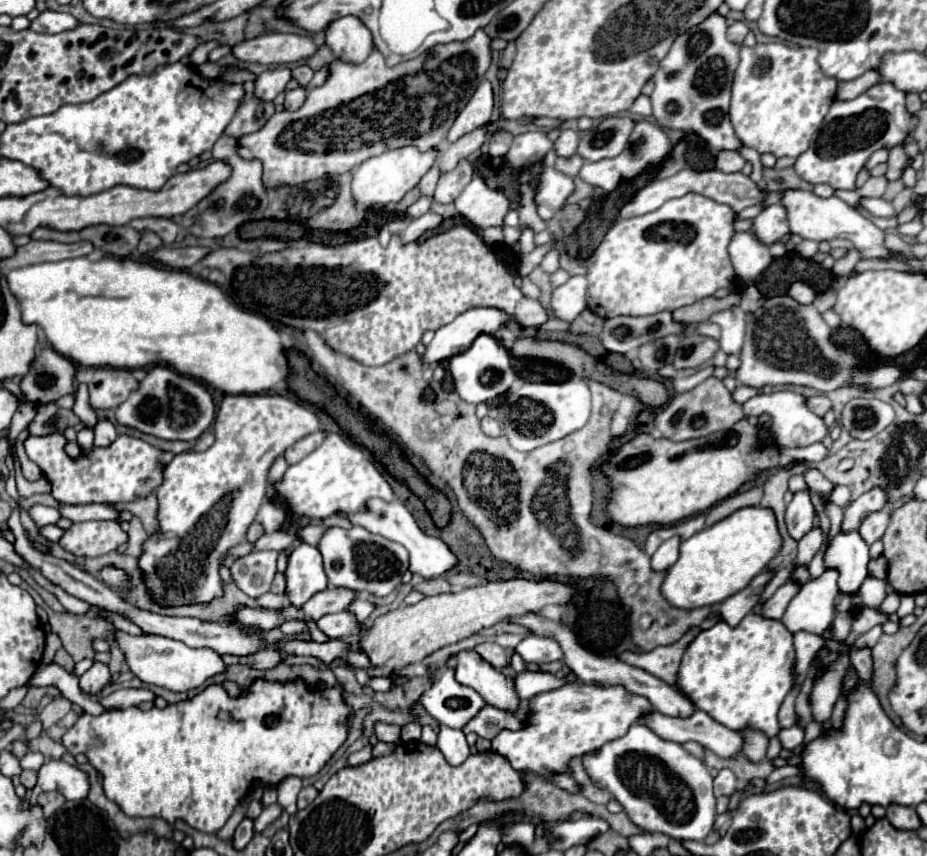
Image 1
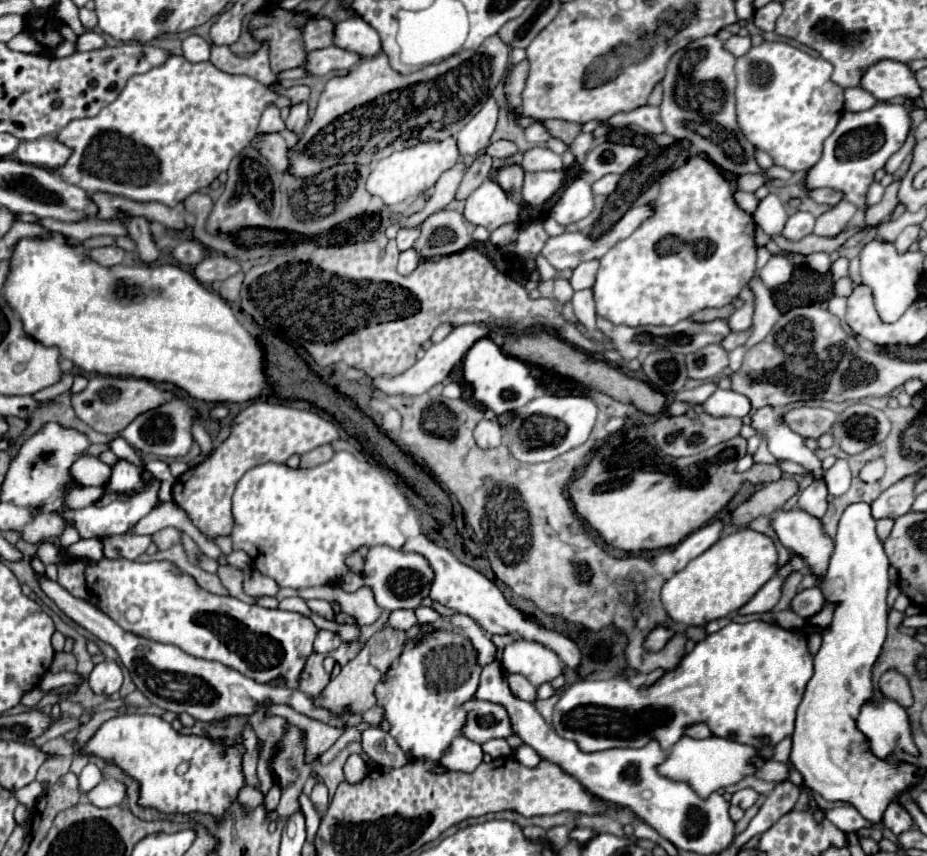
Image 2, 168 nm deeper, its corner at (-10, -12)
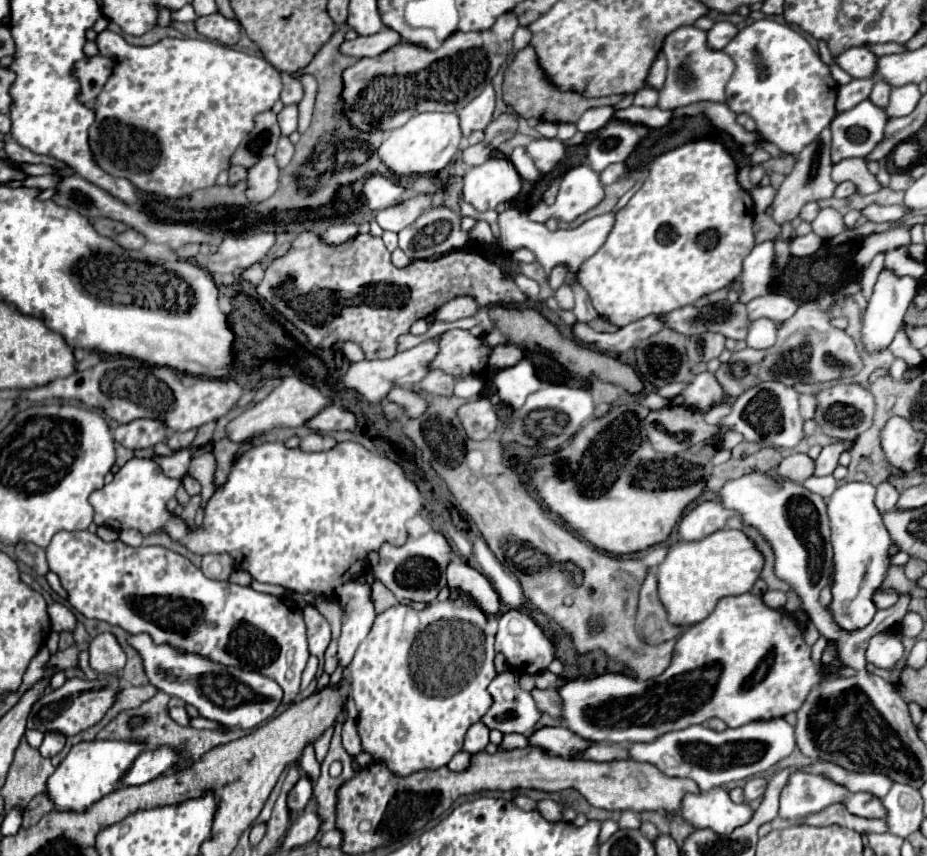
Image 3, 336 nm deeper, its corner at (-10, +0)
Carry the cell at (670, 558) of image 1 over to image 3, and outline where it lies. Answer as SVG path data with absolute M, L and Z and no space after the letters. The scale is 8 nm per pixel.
M716 500L702 502L680 520L678 534L682 540L690 540L690 542L702 540L702 538L722 530L726 526L728 518L732 518L732 516L734 516L734 512L724 508Z

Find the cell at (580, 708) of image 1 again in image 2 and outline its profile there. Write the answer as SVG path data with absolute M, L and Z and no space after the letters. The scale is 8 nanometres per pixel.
M752 620L752 622L730 622L728 626L724 626L722 630L714 632L714 634L708 634L706 640L698 642L696 648L686 654L680 664L676 666L676 670L670 670L666 672L656 684L652 686L632 686L628 680L622 680L622 678L610 678L610 680L580 680L576 684L572 684L570 688L566 688L558 700L558 704L554 706L554 730L562 736L562 738L568 738L572 742L576 742L580 746L582 752L600 752L600 750L608 750L608 748L620 748L620 746L630 746L630 748L642 748L644 744L648 744L650 738L658 740L660 746L664 750L670 750L680 738L682 738L682 732L686 726L690 724L696 724L696 722L706 722L708 728L712 730L714 736L728 736L728 732L736 732L736 740L744 740L744 744L752 744L752 740L756 740L756 736L768 736L768 740L772 740L772 746L776 746L780 740L792 736L794 732L794 718L796 718L796 708L798 704L802 702L802 696L804 696L804 688L808 684L808 680L812 678L812 654L808 652L806 648L806 634L802 630L784 630L776 624L766 624L762 620Z

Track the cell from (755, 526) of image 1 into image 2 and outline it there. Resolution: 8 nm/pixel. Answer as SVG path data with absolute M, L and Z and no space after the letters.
M740 528L720 538L704 554L690 560L684 570L666 580L662 586L662 604L676 624L706 626L708 622L742 608L776 574L776 570L778 552L774 540L762 532Z

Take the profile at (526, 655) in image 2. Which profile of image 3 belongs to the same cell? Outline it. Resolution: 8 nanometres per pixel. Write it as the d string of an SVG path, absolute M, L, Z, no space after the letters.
M508 610L498 618L496 652L502 652L506 656L508 666L520 674L540 674L554 660L552 642L544 636L540 626L528 614L518 610Z

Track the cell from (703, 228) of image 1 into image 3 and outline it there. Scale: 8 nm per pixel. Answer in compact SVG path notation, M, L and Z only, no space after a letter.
M698 140L698 142L688 142L688 144L682 144L674 150L668 150L664 154L660 154L658 158L654 158L652 166L650 166L650 174L646 178L646 182L640 186L640 190L636 190L636 194L630 198L630 202L616 212L616 220L614 220L614 228L610 230L606 242L600 246L600 250L588 258L576 272L576 278L578 278L578 284L588 292L590 296L590 302L592 306L596 308L596 312L608 320L610 324L622 328L630 322L636 322L644 316L650 316L650 314L664 314L664 312L672 312L676 308L682 308L686 304L694 304L698 298L710 294L710 292L716 292L724 286L728 286L730 282L734 282L740 272L742 272L742 260L748 256L748 252L752 252L754 248L754 232L752 232L752 220L754 220L754 202L750 198L750 194L746 190L740 188L738 180L736 180L736 174L738 174L738 166L736 166L736 160L730 156L730 152L726 150L726 146L720 142L720 140Z

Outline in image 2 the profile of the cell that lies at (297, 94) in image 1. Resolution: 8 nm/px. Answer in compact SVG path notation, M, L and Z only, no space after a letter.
M306 102L294 104L290 108L290 116L286 120L286 128L292 130L292 132L296 132L296 134L300 134L304 130L306 122L308 122L308 104Z

